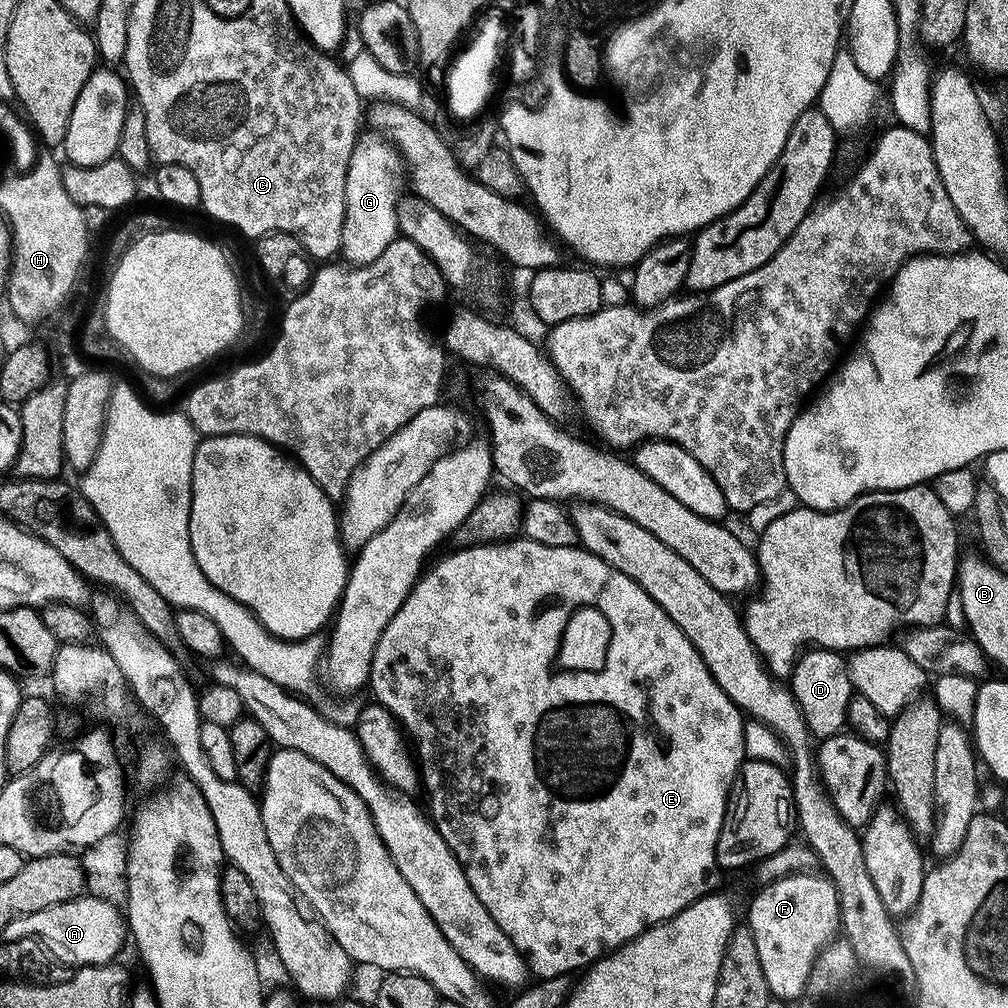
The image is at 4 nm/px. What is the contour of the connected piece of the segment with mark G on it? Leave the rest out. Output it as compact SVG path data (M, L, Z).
M371 130L357 136L356 145L350 154L350 166L346 170L346 210L340 243L342 256L345 256L343 259L349 265L359 266L374 263L382 254L382 250L386 250L390 242L398 239L396 207L400 205L402 193L405 191L403 188L406 188L406 165L396 147Z

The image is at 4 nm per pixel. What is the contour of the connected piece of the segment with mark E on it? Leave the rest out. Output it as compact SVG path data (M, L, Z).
M513 538L499 542L469 544L467 547L457 547L455 551L449 556L442 557L432 569L429 567L421 575L416 585L410 590L406 602L402 602L398 614L394 614L386 630L382 630L382 638L378 638L378 646L374 650L367 687L372 688L373 694L376 695L373 696L375 703L381 704L400 725L414 753L414 760L418 765L418 776L422 781L422 788L428 791L428 804L432 807L430 819L435 824L438 834L442 834L446 846L450 846L454 858L458 858L470 886L474 886L474 894L478 894L482 906L490 910L490 918L498 922L502 934L506 934L506 938L510 938L510 942L514 942L514 946L520 951L531 975L545 980L555 976L568 976L576 971L579 973L587 969L589 964L596 963L609 950L628 943L635 936L641 936L647 928L652 928L655 924L660 924L674 914L686 910L695 900L709 891L708 879L711 878L712 872L717 871L716 843L718 834L722 830L724 812L728 809L728 794L732 791L732 781L736 778L736 772L746 759L744 754L746 720L740 709L736 707L736 703L724 693L722 686L714 682L706 662L702 662L698 650L694 650L690 638L682 634L682 630L672 621L670 614L666 614L666 610L662 610L662 606L658 606L658 602L654 602L654 598L650 598L650 594L646 594L646 590L642 590L642 586L638 586L634 578L626 578L622 570L614 570L614 566L602 562L602 558L586 551L583 546L563 548L562 546L546 546L542 542L534 542L527 538Z

